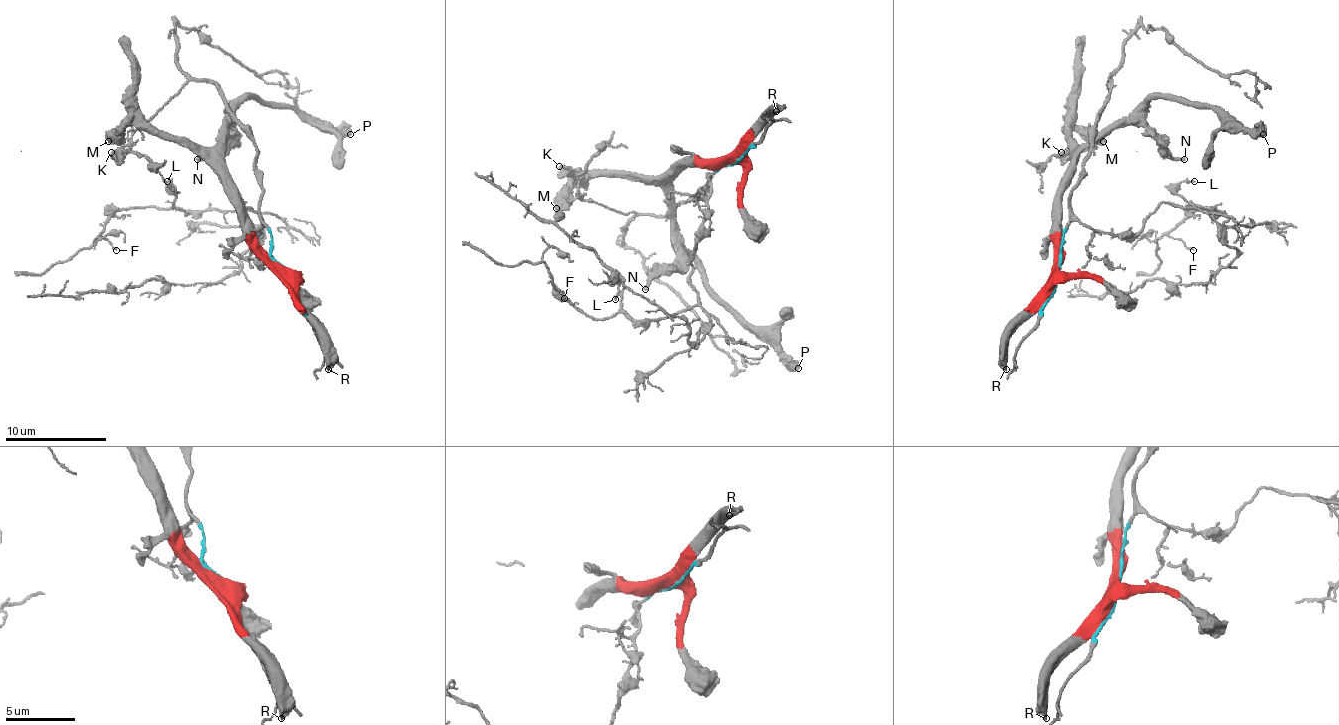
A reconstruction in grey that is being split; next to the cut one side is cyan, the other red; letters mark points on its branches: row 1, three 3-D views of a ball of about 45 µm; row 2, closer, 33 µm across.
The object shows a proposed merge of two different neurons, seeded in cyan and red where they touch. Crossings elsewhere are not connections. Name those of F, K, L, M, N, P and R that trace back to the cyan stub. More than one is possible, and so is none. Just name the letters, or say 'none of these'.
F, K, L

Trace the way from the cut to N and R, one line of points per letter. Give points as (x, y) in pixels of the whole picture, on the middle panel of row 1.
N: (733, 163), (690, 163), (672, 181), (672, 224), (677, 257), (644, 290)
R: (733, 163), (743, 143), (776, 110)

